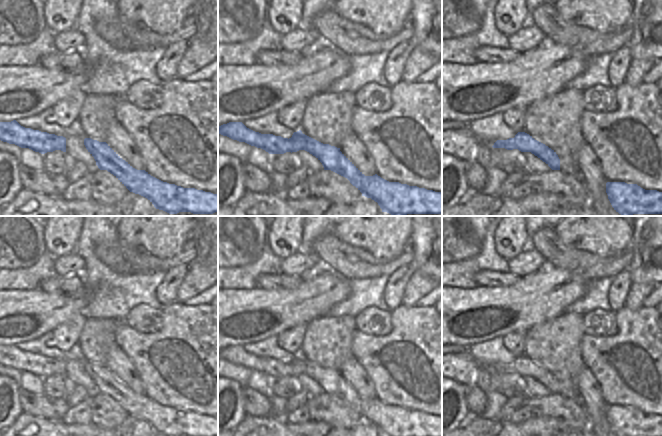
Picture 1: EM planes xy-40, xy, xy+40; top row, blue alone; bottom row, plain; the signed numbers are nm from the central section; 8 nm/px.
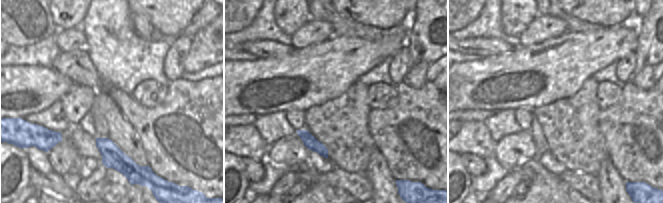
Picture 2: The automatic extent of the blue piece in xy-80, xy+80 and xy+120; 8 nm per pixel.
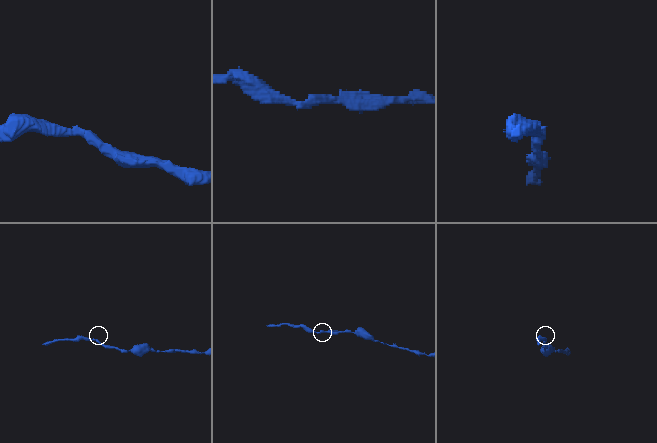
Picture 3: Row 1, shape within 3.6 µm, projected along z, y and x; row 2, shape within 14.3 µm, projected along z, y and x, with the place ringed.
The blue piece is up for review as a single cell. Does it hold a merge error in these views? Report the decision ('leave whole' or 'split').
leave whole

